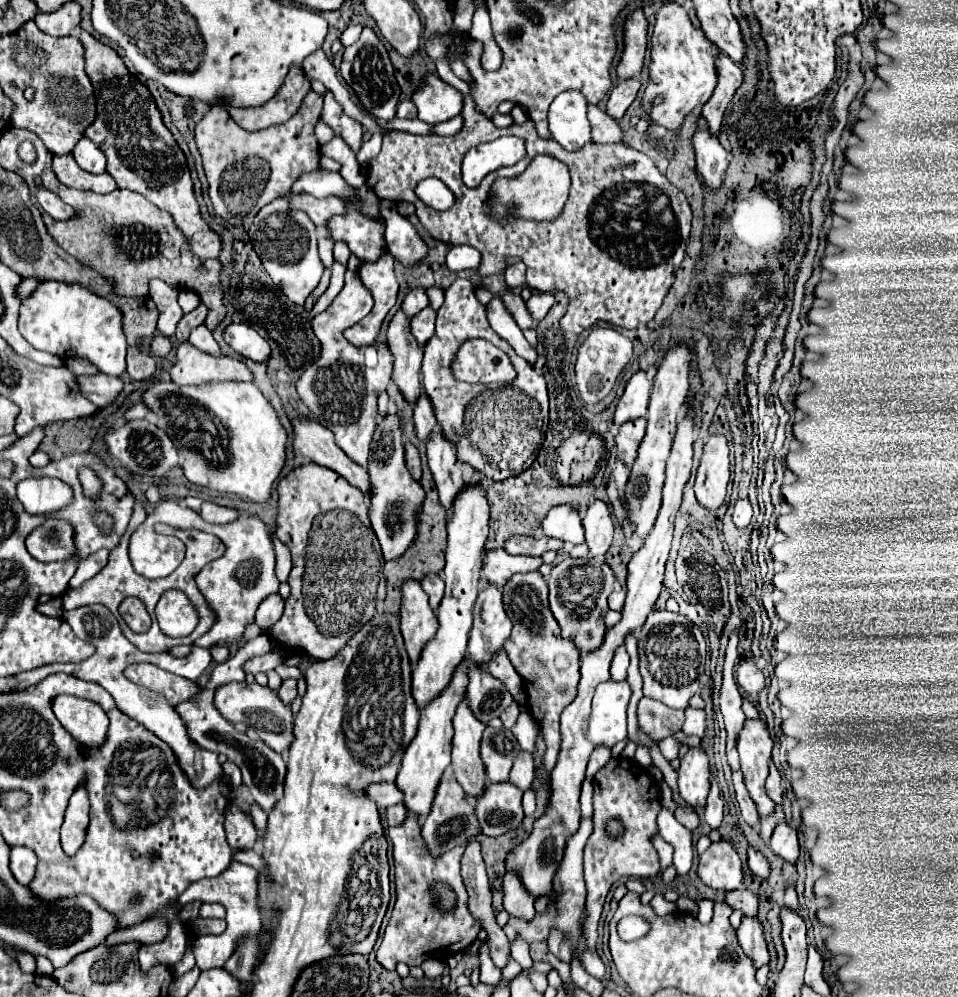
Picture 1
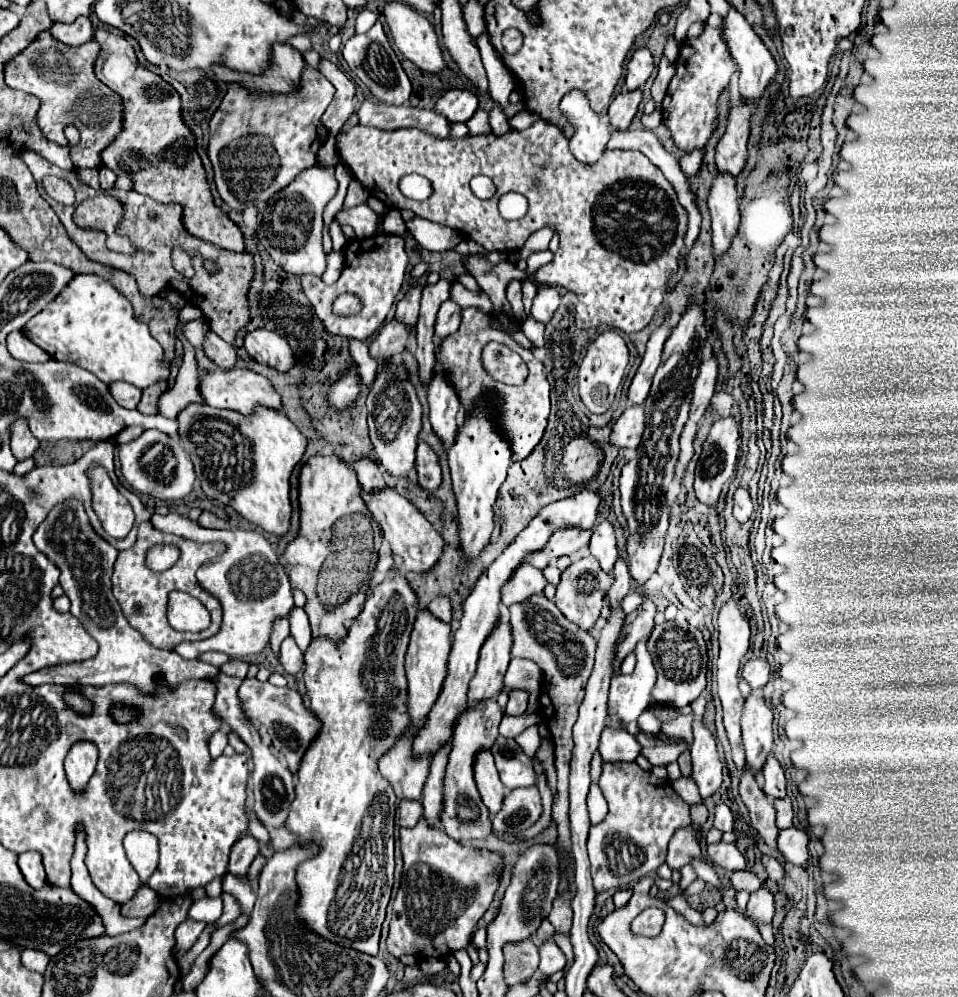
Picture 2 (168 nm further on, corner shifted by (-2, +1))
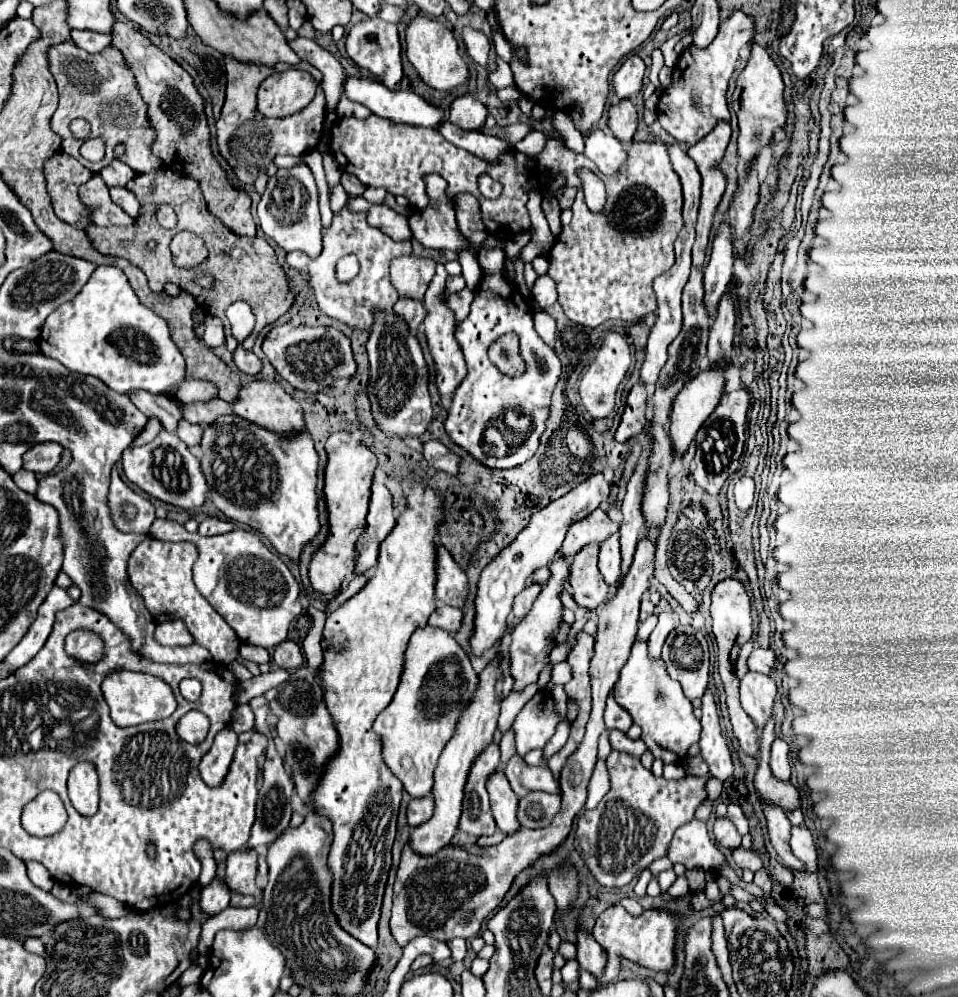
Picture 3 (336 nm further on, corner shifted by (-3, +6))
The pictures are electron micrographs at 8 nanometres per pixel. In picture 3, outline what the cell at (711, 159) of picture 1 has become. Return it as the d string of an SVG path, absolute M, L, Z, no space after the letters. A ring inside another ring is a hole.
M723 224L719 228L719 234L713 242L711 258L705 268L705 294L703 304L709 312L709 318L713 318L713 312L717 310L717 304L721 296L727 290L727 284L733 274L733 244L731 244L731 228L729 224Z

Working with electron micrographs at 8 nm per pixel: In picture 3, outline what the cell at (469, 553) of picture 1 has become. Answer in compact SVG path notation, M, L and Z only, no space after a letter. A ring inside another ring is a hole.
M481 248L479 266L483 270L475 300L469 316L459 322L455 338L465 354L467 376L457 386L451 398L451 408L445 420L449 438L473 454L481 464L489 468L515 468L527 462L539 446L539 438L545 432L549 418L551 394L561 376L561 360L551 346L547 346L533 328L533 310L519 294L517 286L507 280L503 270L505 252L501 248ZM505 332L517 332L521 338L521 358L525 372L521 376L505 376L489 360L489 346ZM537 358L547 362L547 372L539 370Z

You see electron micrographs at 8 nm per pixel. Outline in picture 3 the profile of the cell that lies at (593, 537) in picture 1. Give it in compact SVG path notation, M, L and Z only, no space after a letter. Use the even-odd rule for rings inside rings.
M619 534L607 538L603 544L601 544L601 552L599 552L599 570L607 582L607 586L611 590L615 590L621 580L623 580L623 574L621 574L621 552L619 552Z

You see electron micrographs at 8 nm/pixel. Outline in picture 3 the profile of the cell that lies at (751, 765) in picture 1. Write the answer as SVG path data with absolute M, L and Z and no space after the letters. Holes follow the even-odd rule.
M747 672L741 678L741 706L753 718L759 730L773 714L773 698L775 698L773 678L759 672Z

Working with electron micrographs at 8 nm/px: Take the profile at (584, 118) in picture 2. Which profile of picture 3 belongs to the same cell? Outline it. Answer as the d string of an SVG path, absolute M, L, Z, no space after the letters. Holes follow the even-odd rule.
M593 130L585 138L585 156L597 164L605 176L615 176L627 162L627 148L607 130Z

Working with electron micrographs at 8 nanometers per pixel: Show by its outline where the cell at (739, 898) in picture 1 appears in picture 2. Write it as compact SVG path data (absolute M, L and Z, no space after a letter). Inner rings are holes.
M736 871L736 873L730 873L730 883L736 891L748 891L748 893L754 893L760 889L760 879L750 873L750 871Z

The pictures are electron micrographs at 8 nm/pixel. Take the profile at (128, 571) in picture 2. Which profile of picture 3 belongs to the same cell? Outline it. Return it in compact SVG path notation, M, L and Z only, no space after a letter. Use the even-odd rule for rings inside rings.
M145 538L129 558L129 578L157 622L183 620L195 644L207 648L215 662L227 666L239 656L241 640L195 588L191 574L195 560L197 548L191 542L161 542L155 538Z

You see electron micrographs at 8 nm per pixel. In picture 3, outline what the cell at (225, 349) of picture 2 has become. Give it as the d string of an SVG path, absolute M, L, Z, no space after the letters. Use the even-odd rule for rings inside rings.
M241 346L233 352L233 360L235 360L235 364L237 364L237 368L241 370L241 372L245 372L245 374L249 374L249 376L255 376L255 374L259 374L261 372L261 368L263 368L263 364L261 364L261 360L253 354L253 352L247 352L247 350L243 350Z

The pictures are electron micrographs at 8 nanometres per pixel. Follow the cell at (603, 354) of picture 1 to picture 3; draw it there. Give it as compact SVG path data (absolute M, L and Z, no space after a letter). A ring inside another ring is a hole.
M609 332L603 346L599 348L595 360L591 362L589 370L585 372L585 376L581 378L579 384L579 394L583 400L583 406L587 408L587 412L591 414L591 418L605 418L611 414L611 410L615 408L615 394L617 394L617 386L621 384L621 380L625 378L627 370L631 364L631 350L629 344L625 342L625 338L617 332Z

